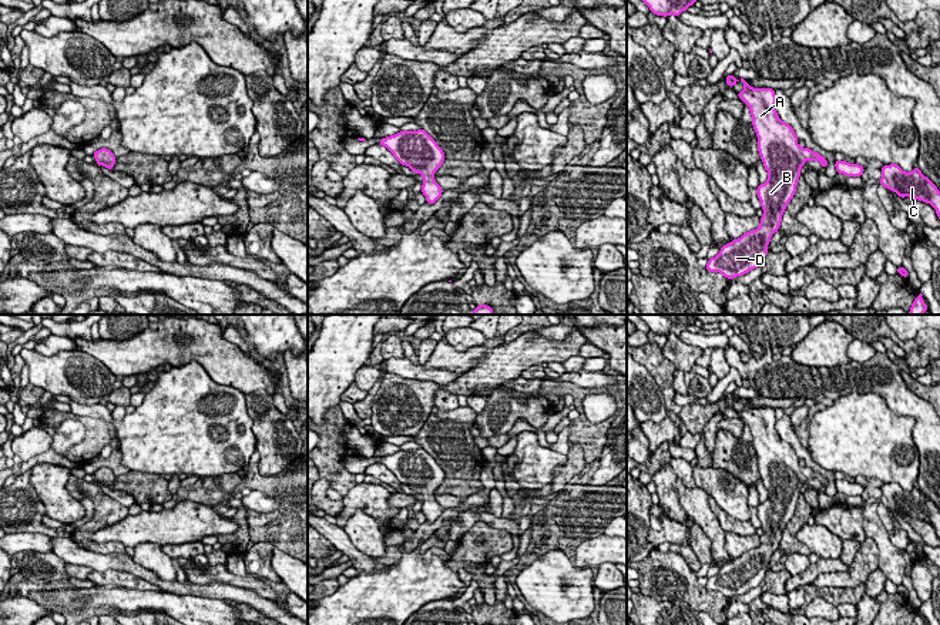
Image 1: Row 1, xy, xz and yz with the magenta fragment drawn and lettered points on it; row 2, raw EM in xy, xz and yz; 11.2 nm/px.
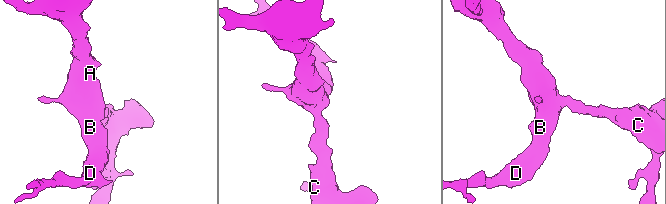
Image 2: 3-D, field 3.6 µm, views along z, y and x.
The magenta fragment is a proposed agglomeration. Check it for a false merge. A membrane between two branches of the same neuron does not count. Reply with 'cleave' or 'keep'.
keep

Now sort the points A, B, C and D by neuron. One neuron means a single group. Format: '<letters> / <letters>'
A B C D

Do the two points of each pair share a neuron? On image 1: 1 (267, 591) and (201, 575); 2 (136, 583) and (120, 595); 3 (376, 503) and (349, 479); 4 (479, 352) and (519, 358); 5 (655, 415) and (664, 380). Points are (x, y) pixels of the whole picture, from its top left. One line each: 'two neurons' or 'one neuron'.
1: one neuron
2: two neurons
3: two neurons
4: two neurons
5: two neurons

